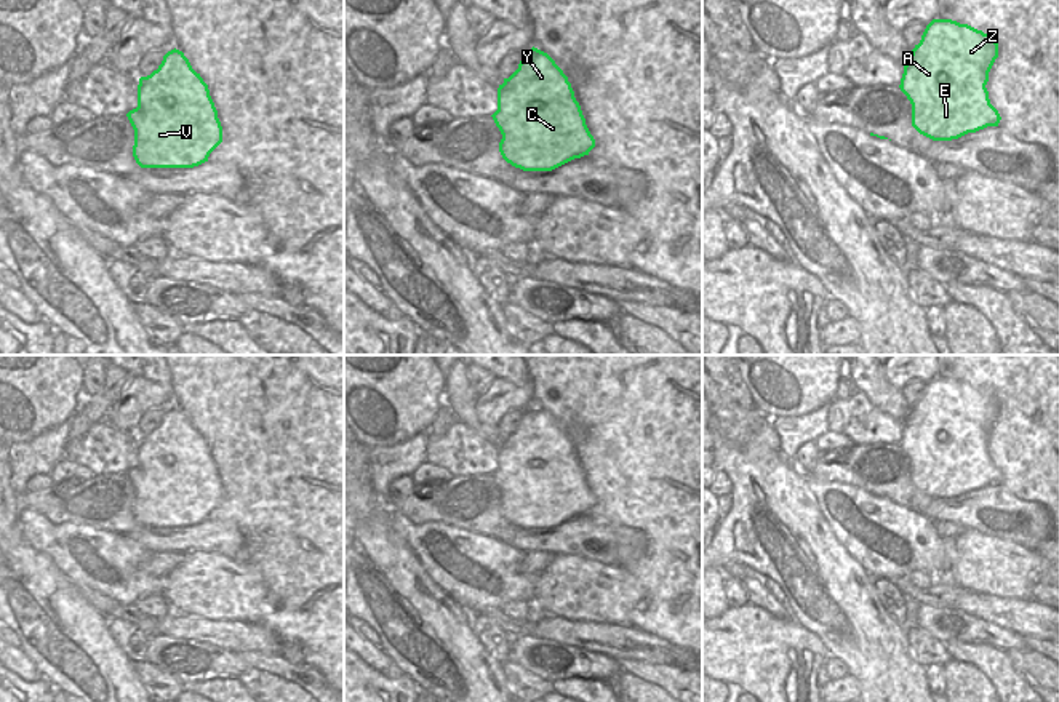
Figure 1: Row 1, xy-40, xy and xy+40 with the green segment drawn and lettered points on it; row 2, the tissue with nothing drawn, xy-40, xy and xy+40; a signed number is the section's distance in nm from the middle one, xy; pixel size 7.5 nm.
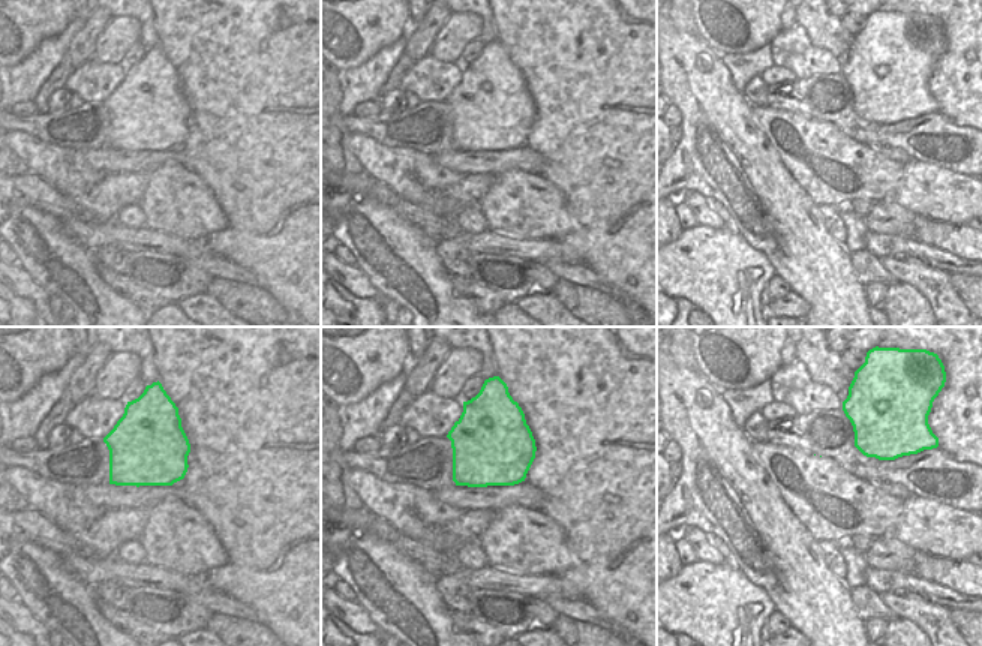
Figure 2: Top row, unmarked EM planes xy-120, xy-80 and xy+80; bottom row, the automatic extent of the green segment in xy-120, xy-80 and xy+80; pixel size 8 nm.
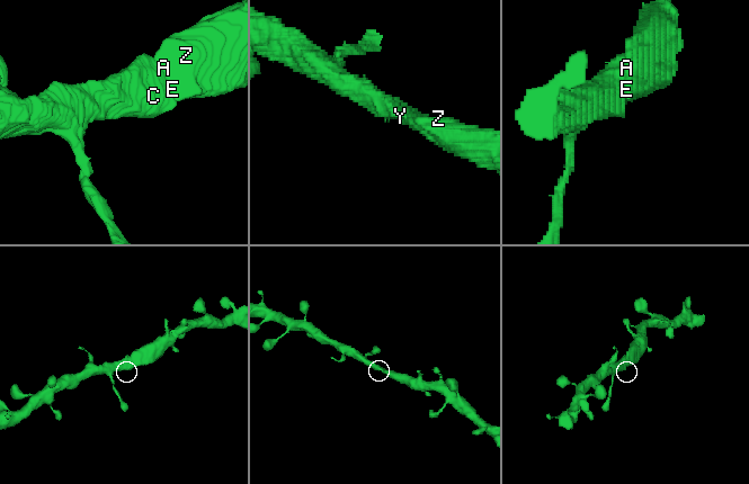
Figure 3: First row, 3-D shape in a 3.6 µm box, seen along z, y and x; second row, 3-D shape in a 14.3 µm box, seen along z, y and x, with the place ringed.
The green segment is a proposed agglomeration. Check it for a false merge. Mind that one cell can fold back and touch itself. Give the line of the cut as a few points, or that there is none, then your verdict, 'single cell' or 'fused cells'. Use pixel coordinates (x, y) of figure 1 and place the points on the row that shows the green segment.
no cut; single cell

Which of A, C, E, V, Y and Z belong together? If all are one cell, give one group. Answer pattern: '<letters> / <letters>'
A C E V Y Z

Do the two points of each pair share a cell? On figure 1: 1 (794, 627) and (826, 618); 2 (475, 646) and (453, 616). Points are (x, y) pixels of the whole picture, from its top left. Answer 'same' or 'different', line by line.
1: different
2: same

